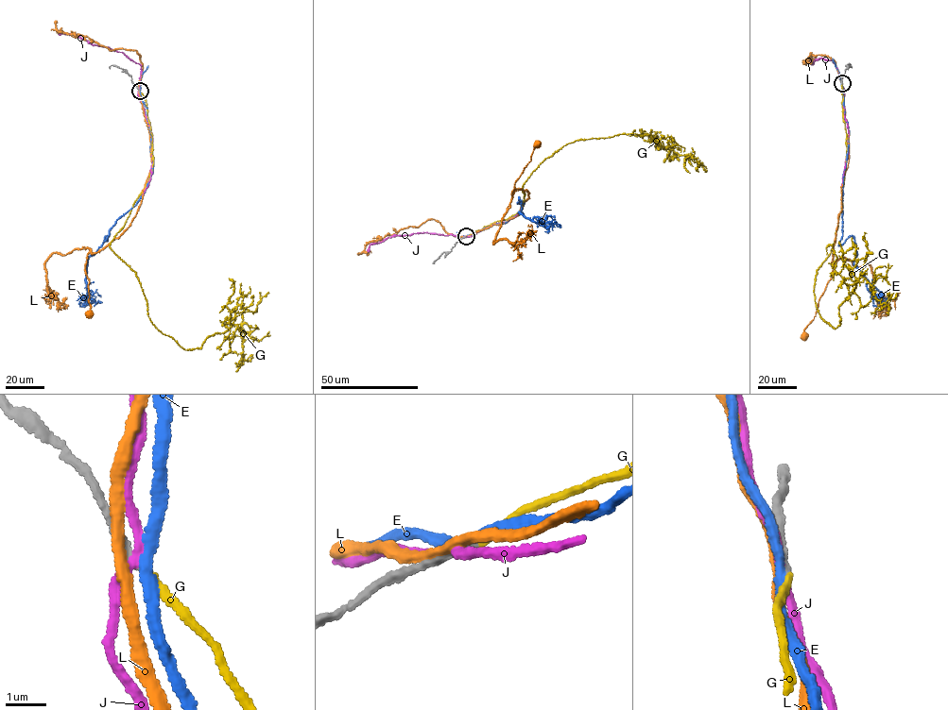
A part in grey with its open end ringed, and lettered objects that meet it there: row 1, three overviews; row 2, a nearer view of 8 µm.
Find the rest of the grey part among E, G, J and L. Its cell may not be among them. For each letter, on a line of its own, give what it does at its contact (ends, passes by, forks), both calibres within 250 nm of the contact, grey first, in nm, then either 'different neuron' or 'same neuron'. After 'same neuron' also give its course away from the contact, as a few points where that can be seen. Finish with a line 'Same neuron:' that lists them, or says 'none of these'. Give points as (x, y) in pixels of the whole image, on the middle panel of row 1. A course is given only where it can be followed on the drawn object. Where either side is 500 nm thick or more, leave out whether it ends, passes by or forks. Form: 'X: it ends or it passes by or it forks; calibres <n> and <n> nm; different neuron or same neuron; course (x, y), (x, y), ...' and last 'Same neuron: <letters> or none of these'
E: it passes by; calibres 190 and 240 nm; different neuron
G: it ends; calibres 180 and 170 nm; same neuron; course (466, 236), (519, 211), (532, 172), (568, 143), (646, 133), (663, 146), (634, 129)
J: it passes by; calibres 240 and 200 nm; different neuron
L: it passes by; calibres 240 and 240 nm; different neuron
Same neuron: G

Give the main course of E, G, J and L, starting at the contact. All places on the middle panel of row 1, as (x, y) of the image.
E: (466, 236), (515, 216), (524, 204), (519, 197), (525, 217), (560, 227)
G: (466, 236), (519, 211), (532, 172), (568, 143), (646, 133), (663, 146), (634, 129)
J: (465, 237), (427, 232), (392, 236), (371, 244), (367, 252)
L: (464, 237), (520, 214), (529, 194), (526, 189), (516, 188), (512, 194), (512, 191), (530, 161), (537, 143)

